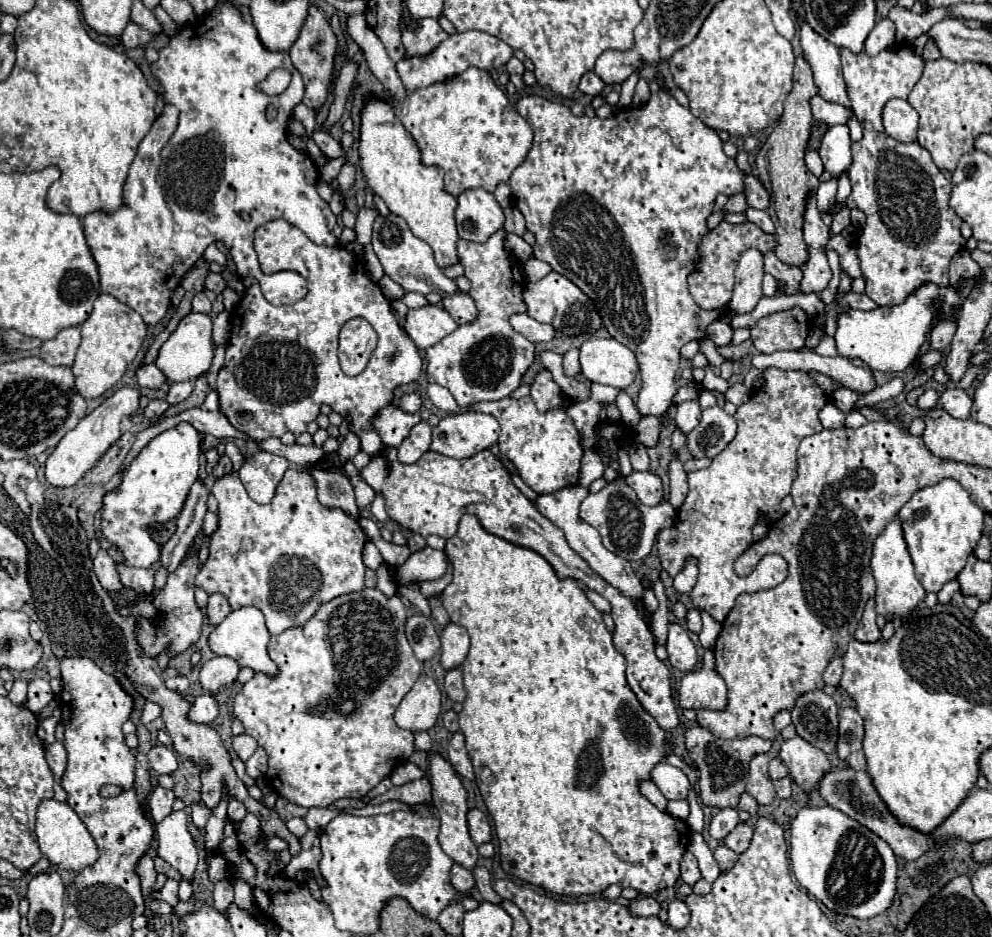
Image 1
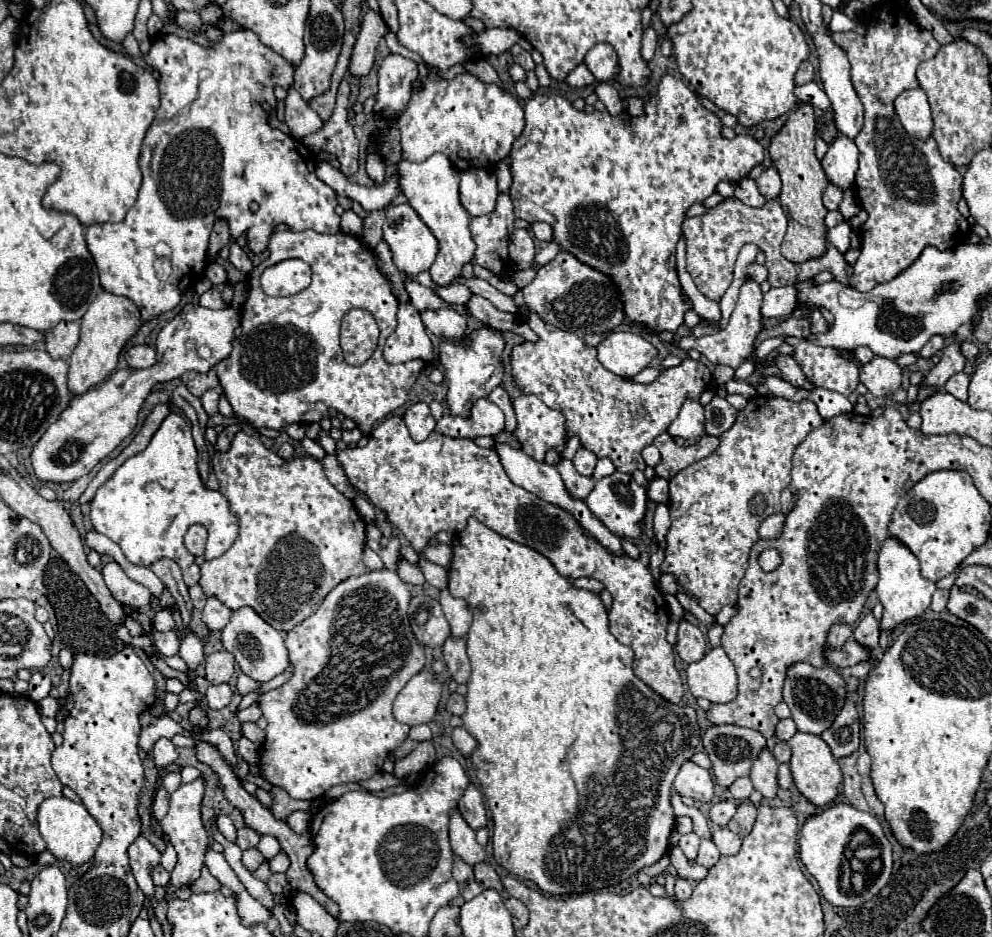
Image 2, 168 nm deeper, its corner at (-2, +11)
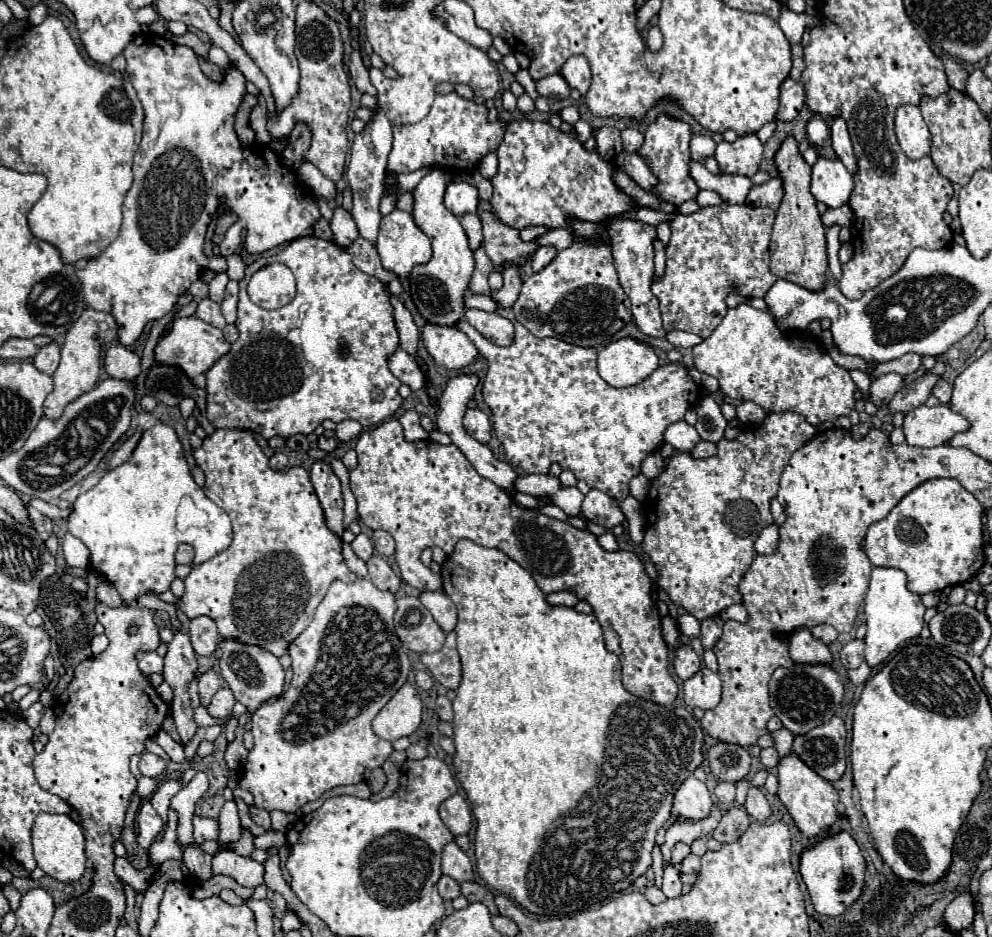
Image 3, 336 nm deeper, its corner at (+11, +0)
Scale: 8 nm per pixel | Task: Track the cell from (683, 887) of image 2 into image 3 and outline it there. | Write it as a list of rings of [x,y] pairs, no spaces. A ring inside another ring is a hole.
[[[668,865],[668,867],[664,869],[662,893],[664,893],[666,897],[680,897],[680,895],[682,895],[682,883],[680,883],[680,873],[678,873],[678,867]]]

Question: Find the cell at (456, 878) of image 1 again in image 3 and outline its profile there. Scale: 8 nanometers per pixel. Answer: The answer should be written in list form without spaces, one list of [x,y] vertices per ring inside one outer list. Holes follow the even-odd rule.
[[[448,875],[440,877],[438,891],[440,891],[440,895],[444,899],[456,899],[456,897],[460,897],[460,885],[452,877],[448,877]]]

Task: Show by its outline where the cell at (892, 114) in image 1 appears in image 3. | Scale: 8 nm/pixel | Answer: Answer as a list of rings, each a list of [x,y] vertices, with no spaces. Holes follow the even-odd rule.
[[[900,105],[894,121],[896,137],[910,159],[922,159],[930,153],[930,131],[916,105]]]

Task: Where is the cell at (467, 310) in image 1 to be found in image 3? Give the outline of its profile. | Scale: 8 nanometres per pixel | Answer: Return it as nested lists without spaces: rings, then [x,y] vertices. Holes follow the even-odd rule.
[[[466,309],[464,313],[466,321],[480,331],[480,335],[484,335],[486,339],[490,339],[496,345],[510,345],[512,337],[514,337],[514,325],[500,317],[498,313],[488,313],[488,311],[480,311],[480,309]]]

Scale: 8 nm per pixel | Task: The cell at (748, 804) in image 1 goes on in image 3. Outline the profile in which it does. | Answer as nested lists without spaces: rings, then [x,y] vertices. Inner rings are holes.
[[[718,783],[714,795],[722,805],[732,805],[734,795],[736,795],[736,785],[734,783]]]

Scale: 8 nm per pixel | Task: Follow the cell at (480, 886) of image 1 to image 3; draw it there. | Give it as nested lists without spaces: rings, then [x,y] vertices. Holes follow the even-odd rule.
[[[466,881],[466,883],[462,885],[462,895],[464,895],[470,903],[474,903],[474,901],[484,903],[484,905],[490,909],[492,915],[498,915],[498,907],[494,905],[494,893],[492,893],[490,889],[486,889],[484,885],[480,885],[480,883],[476,883],[476,881]]]

